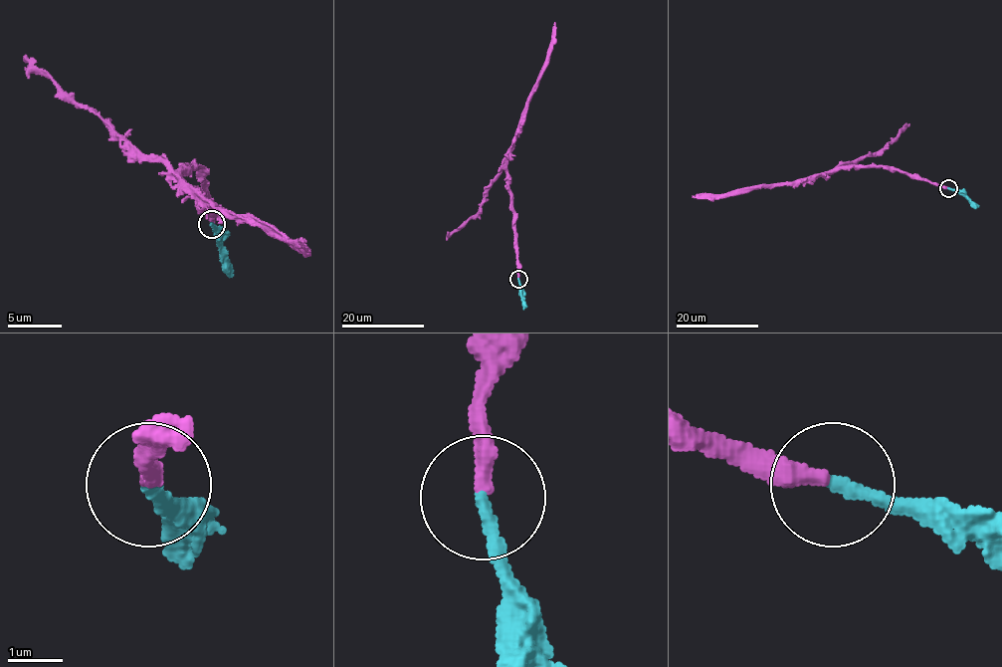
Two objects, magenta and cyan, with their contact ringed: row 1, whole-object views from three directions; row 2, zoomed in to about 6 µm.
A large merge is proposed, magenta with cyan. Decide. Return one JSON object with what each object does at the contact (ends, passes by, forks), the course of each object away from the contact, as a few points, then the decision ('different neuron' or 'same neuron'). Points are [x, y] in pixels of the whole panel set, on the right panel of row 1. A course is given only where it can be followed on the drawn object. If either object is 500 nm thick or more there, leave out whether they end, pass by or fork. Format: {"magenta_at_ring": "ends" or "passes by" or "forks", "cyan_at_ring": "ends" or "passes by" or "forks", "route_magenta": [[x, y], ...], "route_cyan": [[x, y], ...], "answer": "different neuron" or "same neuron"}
{"magenta_at_ring": "ends", "cyan_at_ring": "ends", "route_magenta": [[948, 188], [884, 166], [844, 166], [790, 182], [762, 184], [728, 193], [692, 195]], "route_cyan": [[948, 188], [959, 190], [979, 206]], "answer": "same neuron"}

